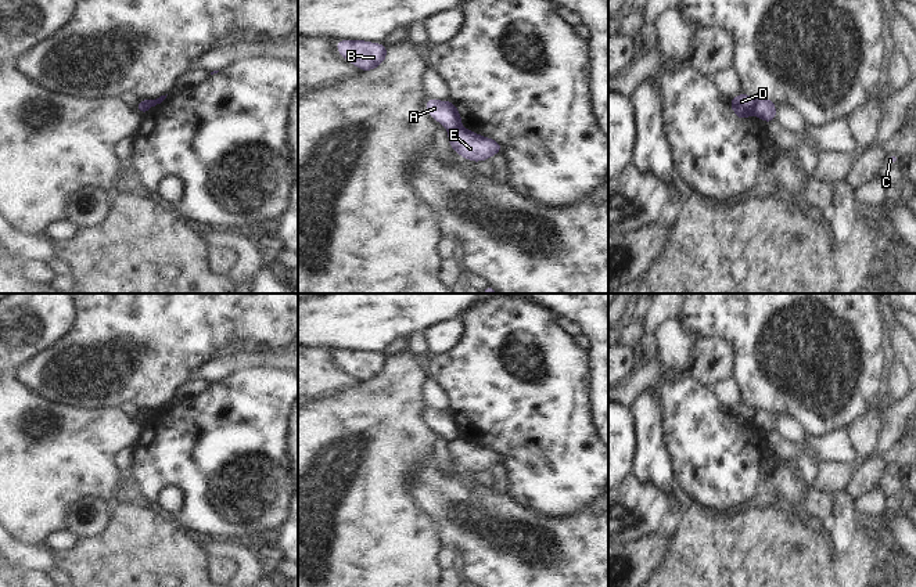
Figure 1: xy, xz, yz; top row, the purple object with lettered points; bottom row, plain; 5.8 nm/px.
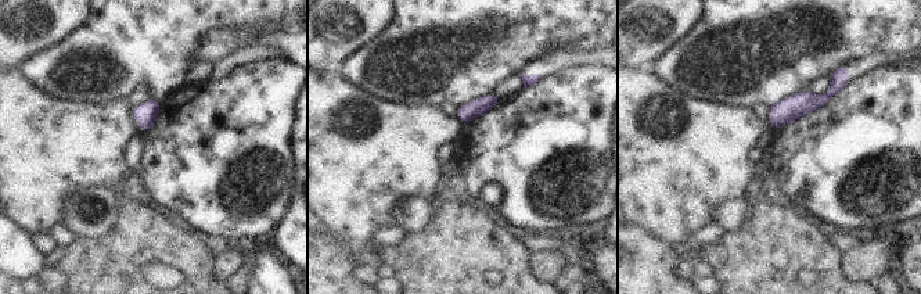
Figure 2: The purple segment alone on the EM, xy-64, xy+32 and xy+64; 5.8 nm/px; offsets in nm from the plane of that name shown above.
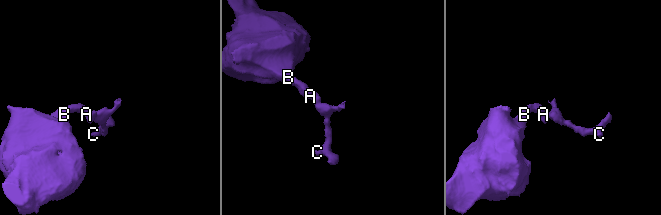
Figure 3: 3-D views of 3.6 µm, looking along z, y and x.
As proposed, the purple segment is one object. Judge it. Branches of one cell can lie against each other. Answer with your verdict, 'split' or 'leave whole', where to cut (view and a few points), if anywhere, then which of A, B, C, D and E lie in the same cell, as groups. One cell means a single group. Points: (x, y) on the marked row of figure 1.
split | yz (757, 100), (753, 112) | A B D / C E

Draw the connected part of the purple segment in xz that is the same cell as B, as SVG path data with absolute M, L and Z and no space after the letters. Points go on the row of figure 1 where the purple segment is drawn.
M337 40L334 44L344 60L364 72L378 68L388 54L388 46L367 40Z

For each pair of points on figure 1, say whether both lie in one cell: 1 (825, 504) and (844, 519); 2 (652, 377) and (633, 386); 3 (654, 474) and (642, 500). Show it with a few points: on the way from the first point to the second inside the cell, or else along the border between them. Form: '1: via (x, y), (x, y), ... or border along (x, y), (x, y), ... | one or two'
1: border along (830, 496), (833, 512), (828, 522) | two
2: via (647, 377), (638, 382) | one
3: border along (633, 472), (642, 481), (658, 483), (668, 489) | two

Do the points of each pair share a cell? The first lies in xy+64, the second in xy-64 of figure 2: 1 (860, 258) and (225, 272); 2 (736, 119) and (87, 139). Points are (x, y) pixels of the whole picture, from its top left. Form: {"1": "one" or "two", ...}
{"1": "one", "2": "one"}

